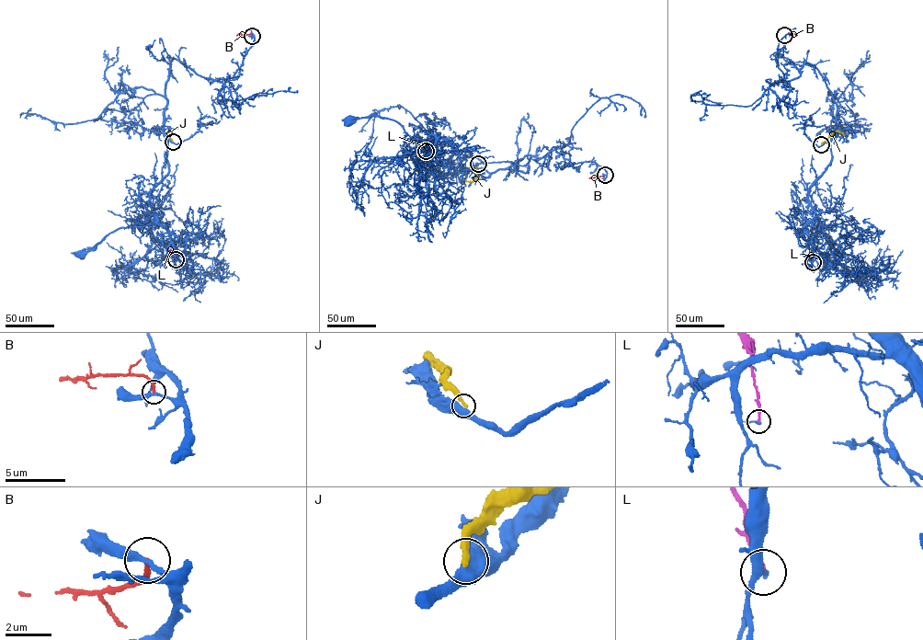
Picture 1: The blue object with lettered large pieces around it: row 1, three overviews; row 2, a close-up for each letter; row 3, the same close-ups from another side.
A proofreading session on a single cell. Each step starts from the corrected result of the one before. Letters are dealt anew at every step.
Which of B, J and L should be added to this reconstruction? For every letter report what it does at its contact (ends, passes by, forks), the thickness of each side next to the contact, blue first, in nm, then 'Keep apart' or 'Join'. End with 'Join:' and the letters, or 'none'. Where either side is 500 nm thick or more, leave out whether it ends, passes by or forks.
B: It ends there. Thickness 260 nm (blue) against 220 nm. Keep apart
J: Thickness 550 nm (blue) against 280 nm. Keep apart
L: It ends there. Thickness 140 nm (blue) against 190 nm. Keep apart
Join: none

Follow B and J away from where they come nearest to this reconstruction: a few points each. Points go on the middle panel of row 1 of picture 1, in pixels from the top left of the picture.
B: (605, 175), (589, 177)
J: (478, 164), (477, 177), (472, 181), (466, 179)

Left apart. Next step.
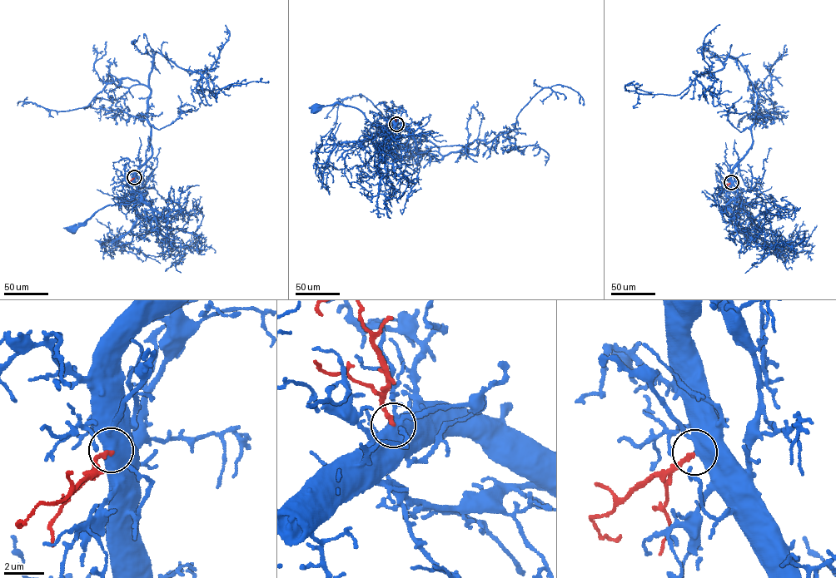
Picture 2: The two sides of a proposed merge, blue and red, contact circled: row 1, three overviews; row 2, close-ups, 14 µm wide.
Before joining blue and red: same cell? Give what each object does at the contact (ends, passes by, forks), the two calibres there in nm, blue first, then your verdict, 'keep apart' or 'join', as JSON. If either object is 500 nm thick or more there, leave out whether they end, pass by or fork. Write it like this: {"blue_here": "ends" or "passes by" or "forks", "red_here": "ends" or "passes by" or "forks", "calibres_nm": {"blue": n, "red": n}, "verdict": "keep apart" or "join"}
{"blue_here": "forks", "red_here": "ends", "calibres_nm": {"blue": 440, "red": 190}, "verdict": "join"}

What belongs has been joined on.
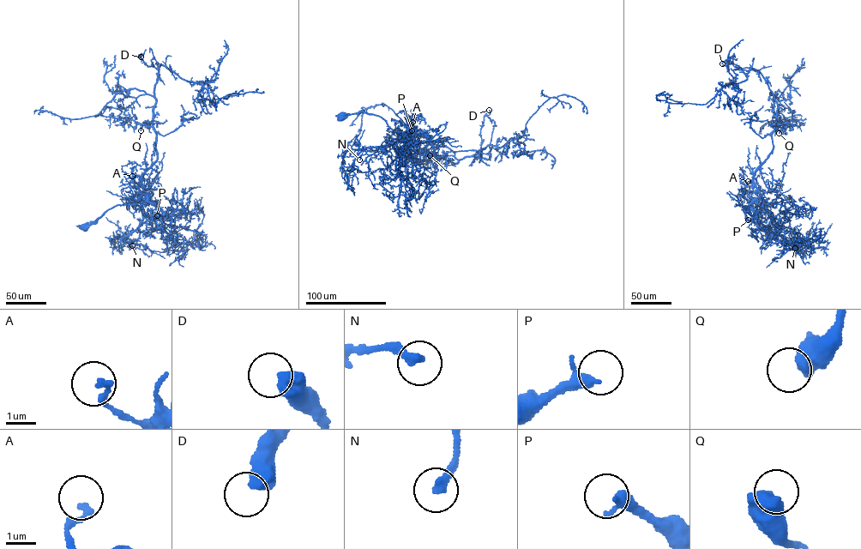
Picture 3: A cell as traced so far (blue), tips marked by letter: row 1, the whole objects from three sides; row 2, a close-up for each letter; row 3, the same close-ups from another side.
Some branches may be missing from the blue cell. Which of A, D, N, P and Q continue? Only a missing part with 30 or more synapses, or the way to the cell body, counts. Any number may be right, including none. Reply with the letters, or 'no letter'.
no letter

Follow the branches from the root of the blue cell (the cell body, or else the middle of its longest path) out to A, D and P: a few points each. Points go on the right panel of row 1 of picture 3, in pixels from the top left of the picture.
A: (770, 234), (761, 231), (756, 224), (754, 215), (762, 199), (755, 184), (751, 180), (748, 181)
D: (770, 234), (756, 224), (762, 199), (754, 176), (773, 149), (777, 102), (759, 72), (727, 59), (722, 63)
P: (770, 234), (757, 227), (755, 218), (761, 197), (749, 205), (755, 213), (753, 218), (748, 220)

